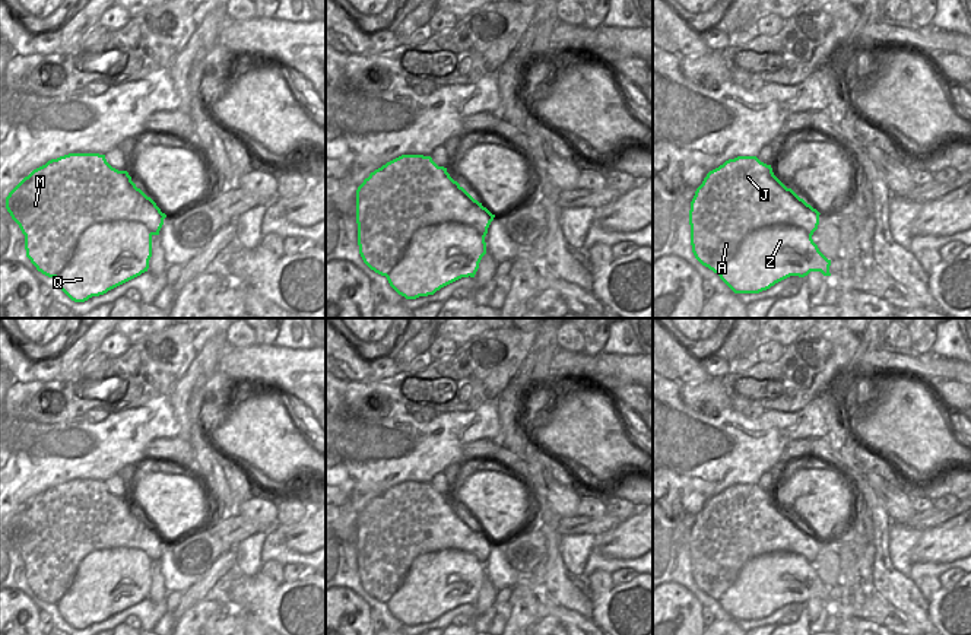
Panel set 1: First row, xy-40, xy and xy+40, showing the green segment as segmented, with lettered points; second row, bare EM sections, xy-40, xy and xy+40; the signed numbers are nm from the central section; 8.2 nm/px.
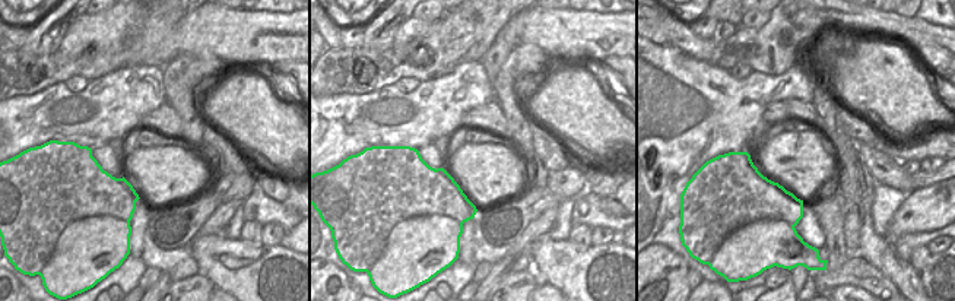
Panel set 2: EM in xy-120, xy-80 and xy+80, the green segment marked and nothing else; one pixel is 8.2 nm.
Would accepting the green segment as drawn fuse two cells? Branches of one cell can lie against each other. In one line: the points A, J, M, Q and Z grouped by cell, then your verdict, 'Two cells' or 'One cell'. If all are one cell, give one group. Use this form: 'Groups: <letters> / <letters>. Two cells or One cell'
Groups: A J M / Q Z. Two cells.

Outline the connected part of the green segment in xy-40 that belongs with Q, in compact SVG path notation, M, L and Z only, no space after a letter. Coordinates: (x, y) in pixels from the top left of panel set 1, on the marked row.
M112 220L86 228L72 260L55 276L74 302L85 302L147 272L152 234L134 220Z

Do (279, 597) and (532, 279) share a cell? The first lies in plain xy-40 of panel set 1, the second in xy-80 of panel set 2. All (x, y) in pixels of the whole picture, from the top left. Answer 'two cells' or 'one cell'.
two cells

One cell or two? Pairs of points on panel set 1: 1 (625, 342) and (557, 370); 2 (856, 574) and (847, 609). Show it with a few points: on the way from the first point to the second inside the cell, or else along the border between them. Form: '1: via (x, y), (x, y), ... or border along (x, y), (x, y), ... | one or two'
1: border along (602, 352), (637, 355) | two
2: via (856, 583), (850, 600) | one

